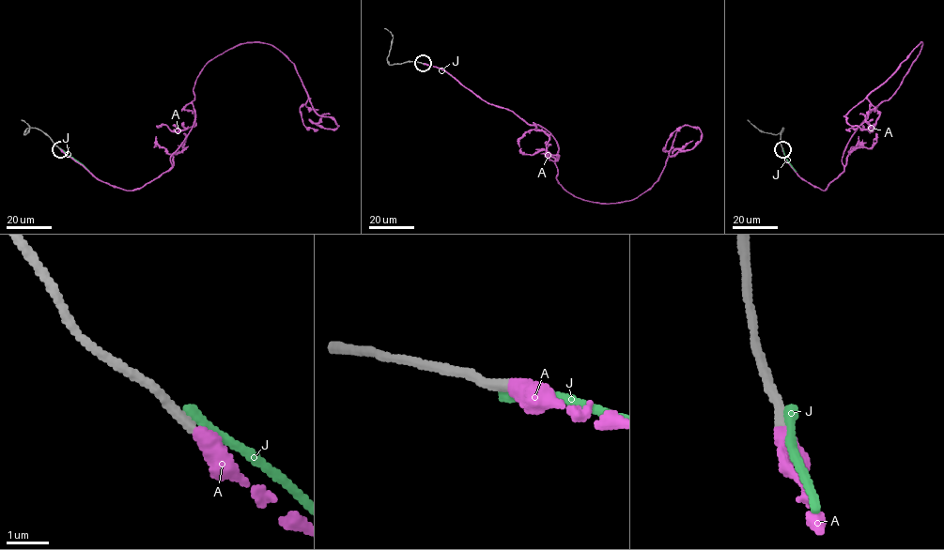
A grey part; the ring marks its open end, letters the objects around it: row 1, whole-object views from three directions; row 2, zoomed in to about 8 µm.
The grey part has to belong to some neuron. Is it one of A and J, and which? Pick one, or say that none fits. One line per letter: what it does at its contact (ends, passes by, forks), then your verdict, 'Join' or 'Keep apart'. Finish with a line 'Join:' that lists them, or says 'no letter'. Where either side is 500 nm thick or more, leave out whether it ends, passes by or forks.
A: It ends there. Join
J: It ends there. Keep apart
Join: A

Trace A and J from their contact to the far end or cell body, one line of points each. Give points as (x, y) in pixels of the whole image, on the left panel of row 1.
A: (60, 148), (144, 187), (193, 126), (202, 68), (241, 43), (279, 50), (338, 126), (320, 128), (330, 114)
J: (59, 148), (89, 171)

